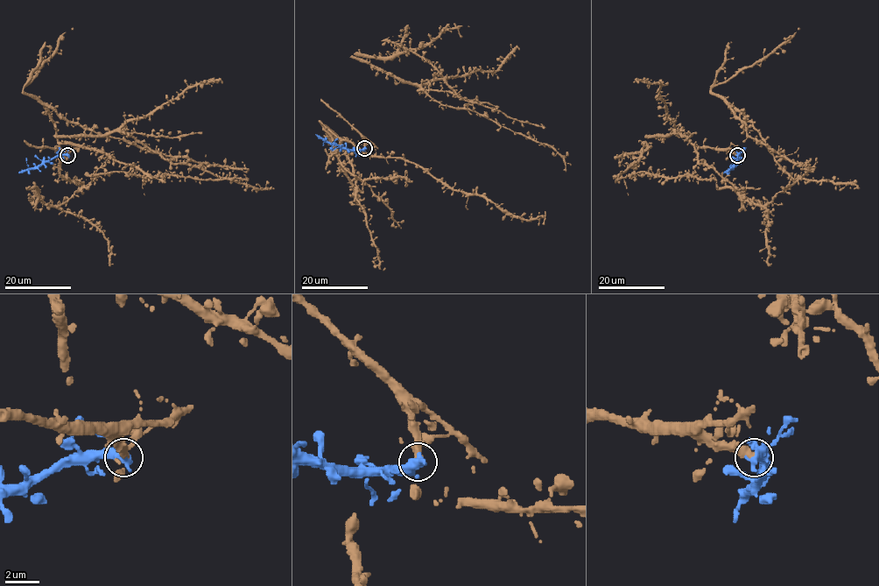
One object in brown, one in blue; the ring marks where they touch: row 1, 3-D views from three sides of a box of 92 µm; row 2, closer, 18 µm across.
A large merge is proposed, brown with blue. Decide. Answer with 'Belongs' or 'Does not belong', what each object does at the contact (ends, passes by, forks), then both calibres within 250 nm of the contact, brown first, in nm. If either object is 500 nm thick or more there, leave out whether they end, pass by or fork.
Does not belong. Thickness 440 nm (brown) against 650 nm

